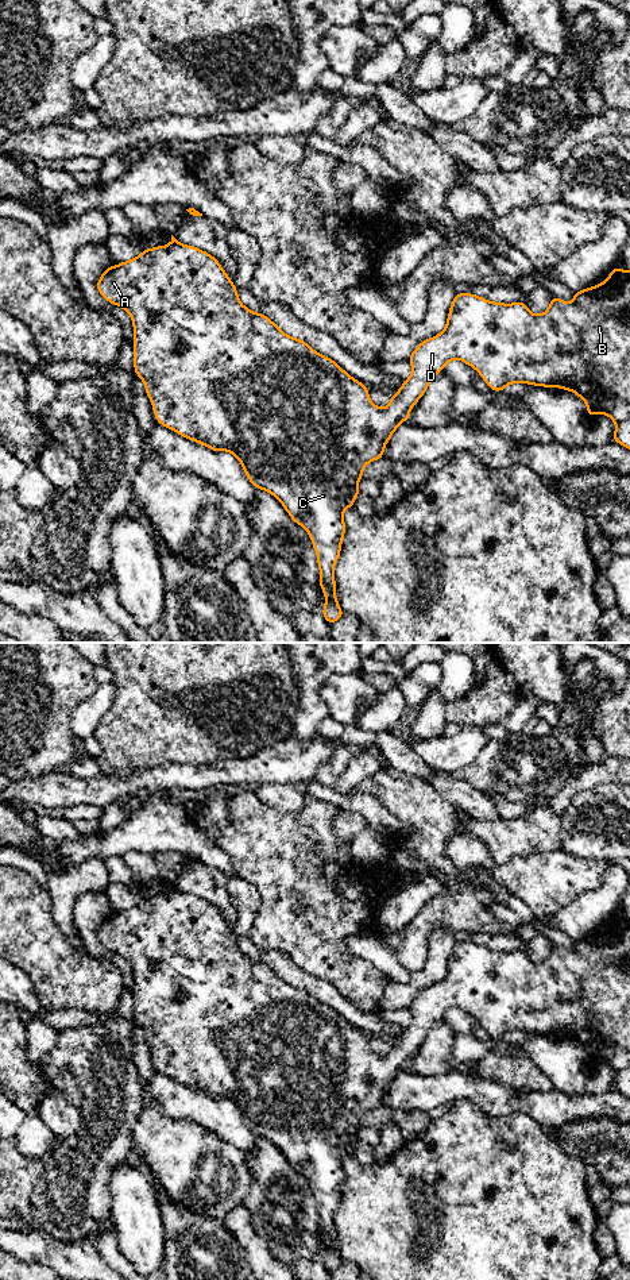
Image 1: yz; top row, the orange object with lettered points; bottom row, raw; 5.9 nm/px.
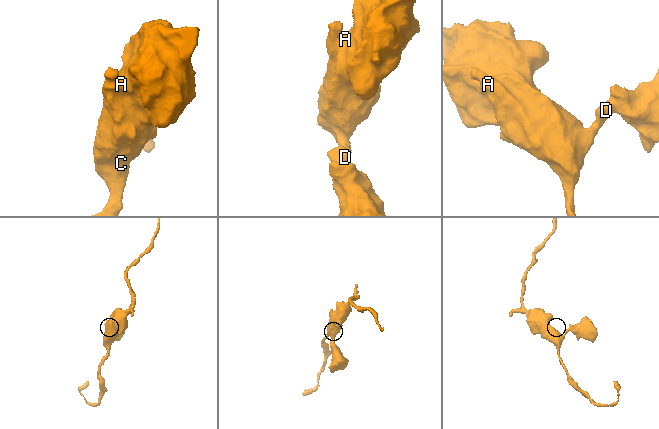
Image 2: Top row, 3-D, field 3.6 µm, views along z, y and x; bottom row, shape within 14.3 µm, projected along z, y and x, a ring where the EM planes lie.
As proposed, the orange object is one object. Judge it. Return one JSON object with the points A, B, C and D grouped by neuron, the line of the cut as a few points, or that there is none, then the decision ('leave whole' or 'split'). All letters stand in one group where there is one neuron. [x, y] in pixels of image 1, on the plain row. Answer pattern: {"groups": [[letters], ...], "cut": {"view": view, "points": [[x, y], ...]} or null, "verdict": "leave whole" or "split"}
{"groups": [["A", "B", "C", "D"]], "cut": null, "verdict": "leave whole"}

